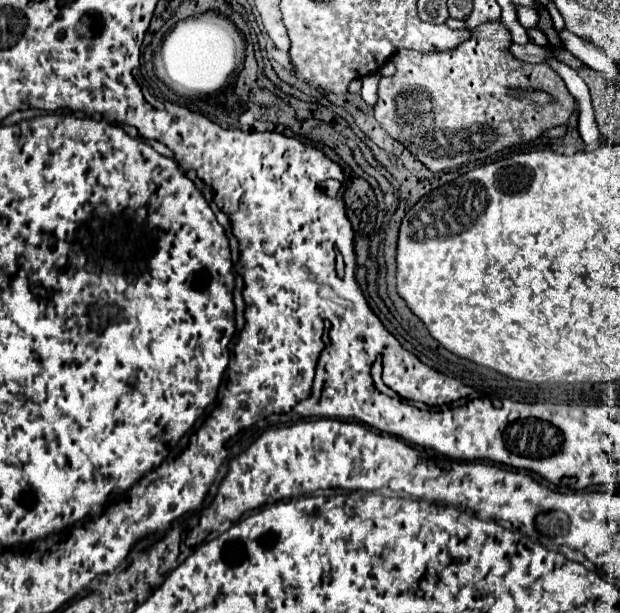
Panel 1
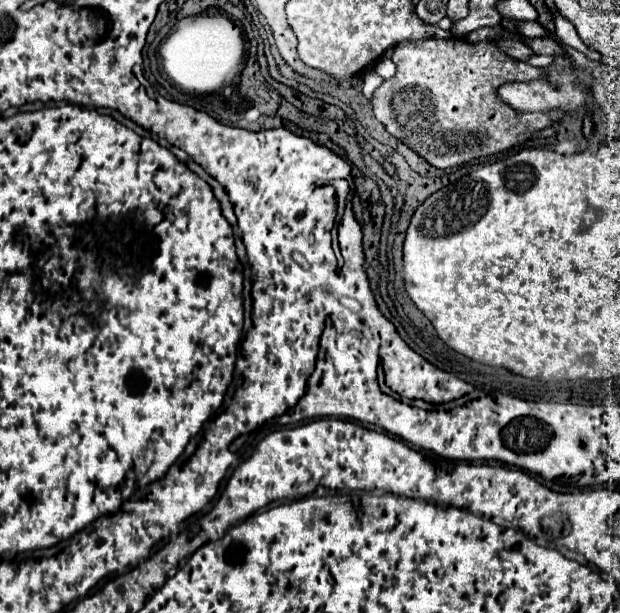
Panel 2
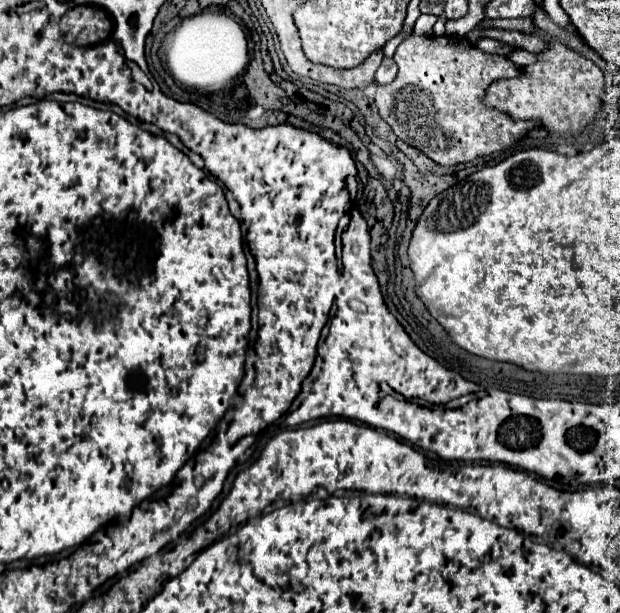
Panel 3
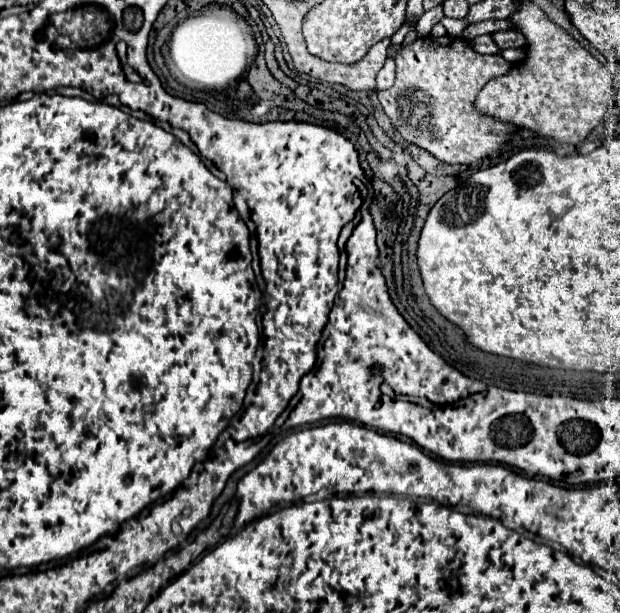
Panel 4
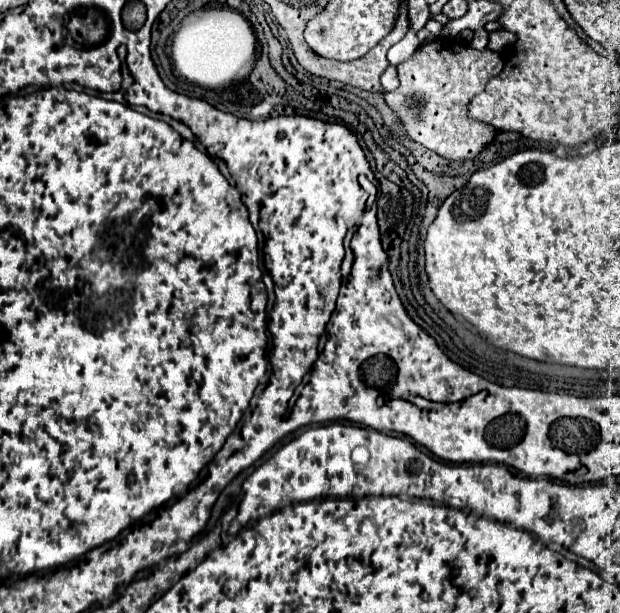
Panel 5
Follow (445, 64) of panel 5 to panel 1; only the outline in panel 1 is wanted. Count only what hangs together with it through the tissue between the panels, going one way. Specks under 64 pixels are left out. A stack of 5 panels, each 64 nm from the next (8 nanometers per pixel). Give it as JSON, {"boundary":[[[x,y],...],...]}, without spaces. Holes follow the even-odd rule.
{"boundary":[[[502,22],[472,30],[470,40],[454,50],[418,52],[402,48],[392,56],[396,74],[382,78],[374,118],[432,172],[488,158],[504,148],[530,142],[544,130],[562,126],[574,110],[564,80],[548,64],[528,64],[508,52],[510,32]],[[512,88],[544,88],[556,98],[548,106],[528,104],[524,96],[508,96]]]}

